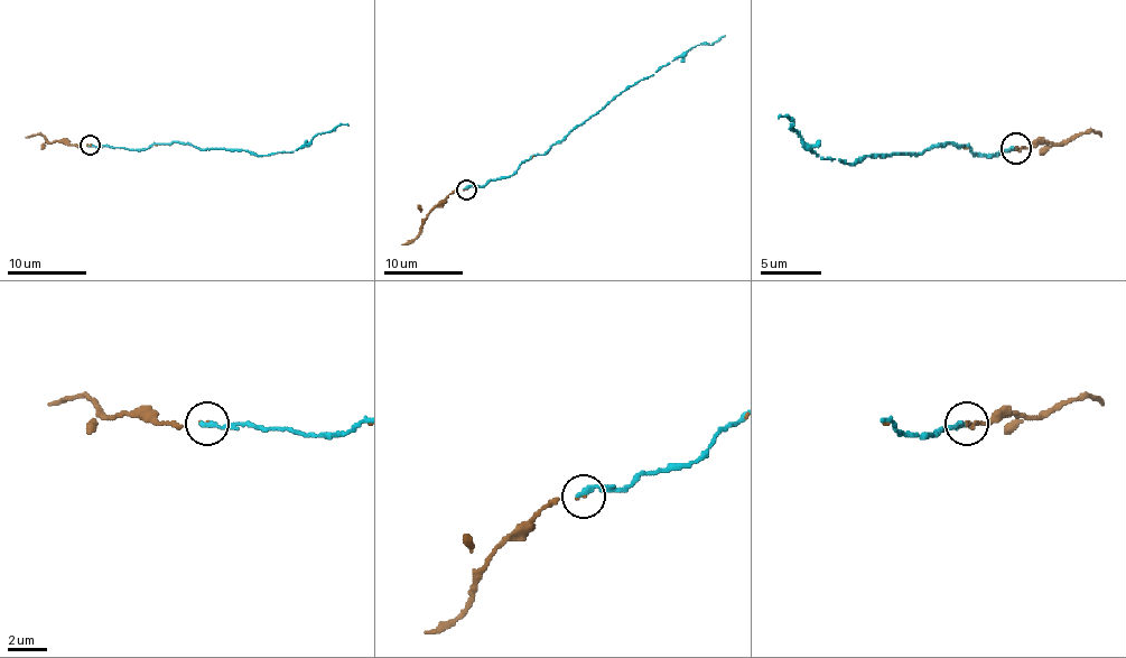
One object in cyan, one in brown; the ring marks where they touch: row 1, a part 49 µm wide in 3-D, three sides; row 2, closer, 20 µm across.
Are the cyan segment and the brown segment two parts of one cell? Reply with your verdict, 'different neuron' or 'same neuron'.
same neuron

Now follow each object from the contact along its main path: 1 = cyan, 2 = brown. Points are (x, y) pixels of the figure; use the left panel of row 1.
1: (89, 146), (132, 149), (192, 144), (202, 149), (244, 149), (264, 156), (292, 151), (318, 133), (347, 126)
2: (89, 146), (49, 141), (39, 133), (26, 138)

